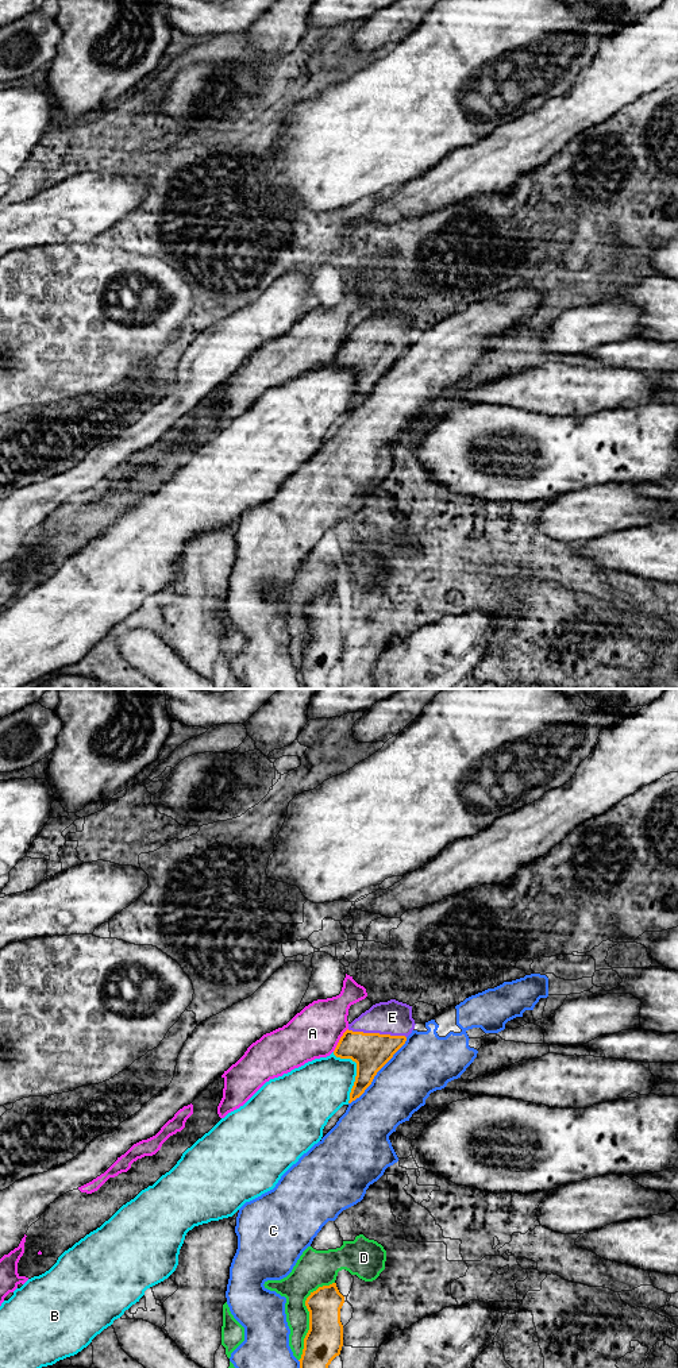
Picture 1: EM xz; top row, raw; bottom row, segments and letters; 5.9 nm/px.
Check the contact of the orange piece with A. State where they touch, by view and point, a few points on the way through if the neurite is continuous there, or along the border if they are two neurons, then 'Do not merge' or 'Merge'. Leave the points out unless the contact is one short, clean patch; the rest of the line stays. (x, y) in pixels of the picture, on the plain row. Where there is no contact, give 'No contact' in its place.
Touches orange at xz (339, 349). Boundary: xz (347, 336), (332, 359). Do not merge

